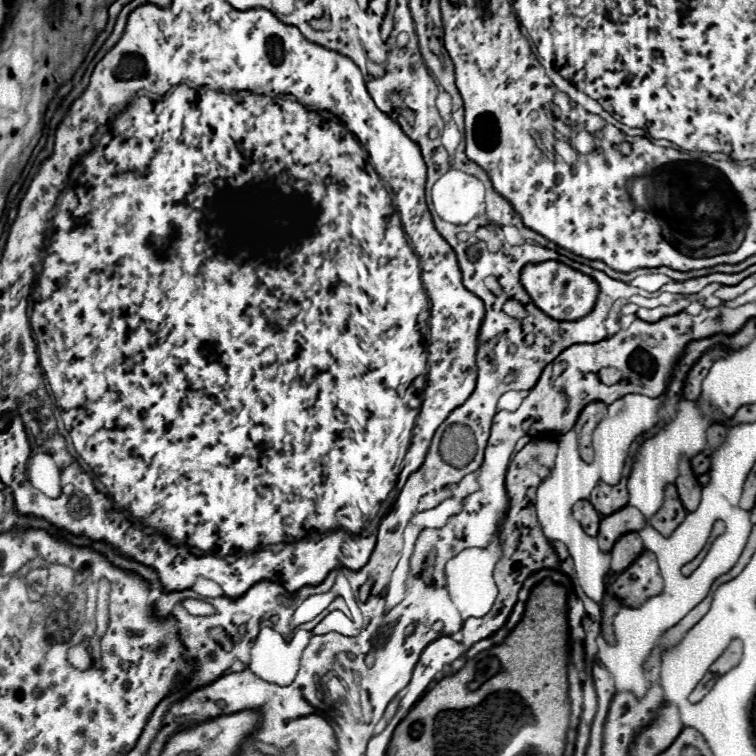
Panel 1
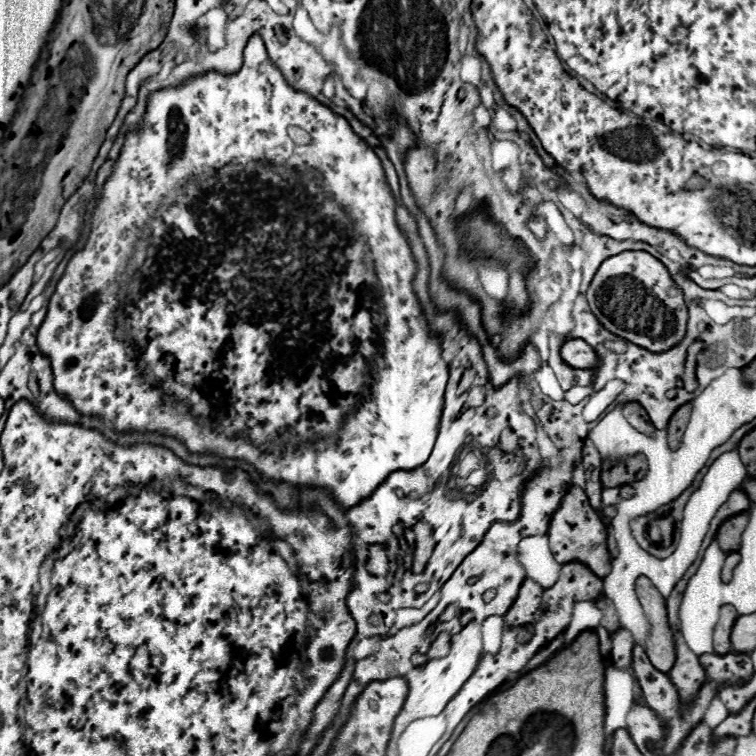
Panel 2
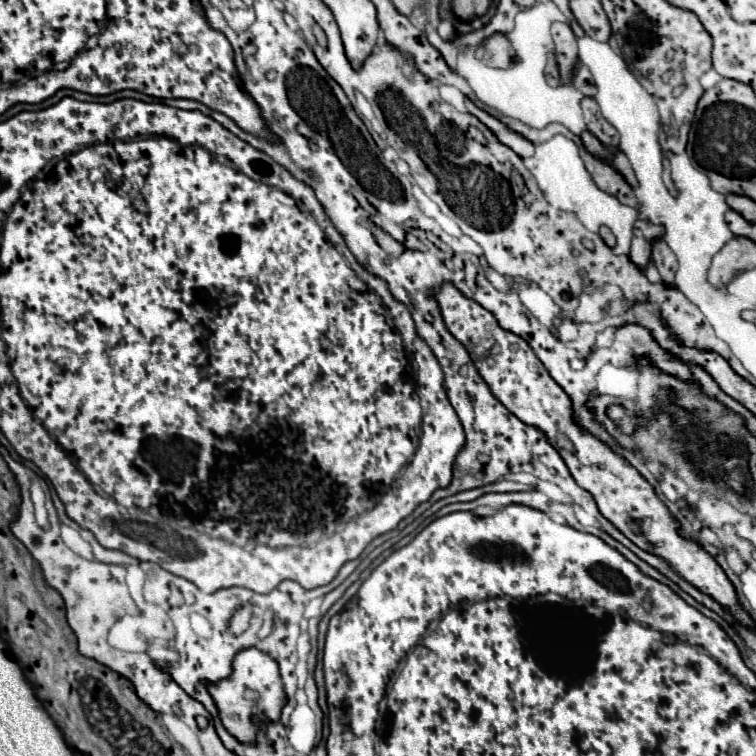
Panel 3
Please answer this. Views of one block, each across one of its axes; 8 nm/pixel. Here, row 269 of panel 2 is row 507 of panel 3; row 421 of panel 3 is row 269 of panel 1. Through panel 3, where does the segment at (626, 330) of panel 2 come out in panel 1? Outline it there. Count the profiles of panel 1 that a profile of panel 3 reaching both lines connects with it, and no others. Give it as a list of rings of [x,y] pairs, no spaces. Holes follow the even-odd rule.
[[[556,260],[526,264],[520,270],[520,282],[526,288],[532,302],[554,320],[578,320],[592,310],[598,298],[598,284],[590,276]]]

